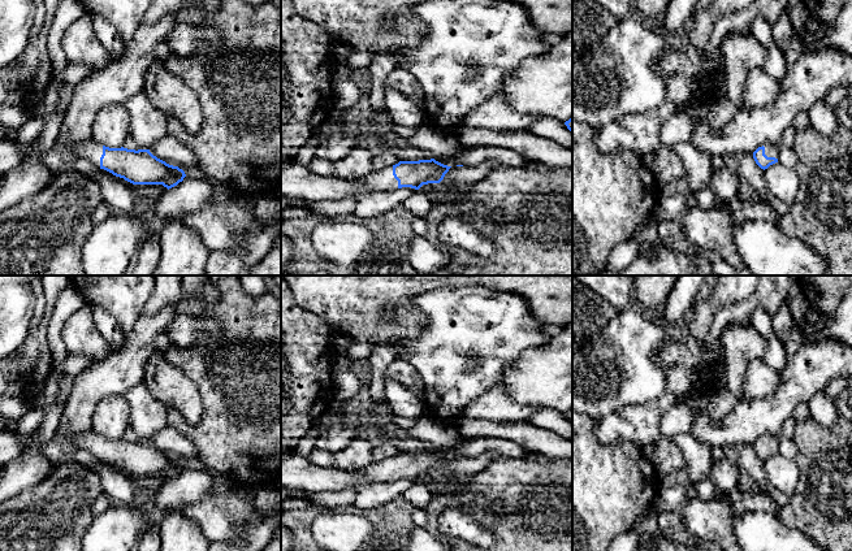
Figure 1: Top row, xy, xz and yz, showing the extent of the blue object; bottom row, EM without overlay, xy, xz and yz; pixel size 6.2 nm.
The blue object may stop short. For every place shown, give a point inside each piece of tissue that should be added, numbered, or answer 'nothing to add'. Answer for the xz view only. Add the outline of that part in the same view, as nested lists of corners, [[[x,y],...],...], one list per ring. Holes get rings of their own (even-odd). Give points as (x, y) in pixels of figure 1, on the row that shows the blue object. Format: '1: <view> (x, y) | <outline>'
1: xz (297, 181) | [[[281,161],[281,196],[310,201],[358,199],[367,192],[390,192],[398,188],[393,166],[372,172],[364,178],[345,181],[334,175],[319,175],[291,161]]]

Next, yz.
1: yz (770, 150) | [[[765,144],[764,147],[765,147],[765,155],[767,157],[778,159],[779,153],[778,153],[778,147],[777,146],[774,146],[774,144]]]

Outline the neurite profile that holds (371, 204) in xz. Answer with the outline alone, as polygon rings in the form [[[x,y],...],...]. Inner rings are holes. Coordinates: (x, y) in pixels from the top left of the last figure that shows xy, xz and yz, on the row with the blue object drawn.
[[[411,187],[397,188],[390,192],[362,194],[355,203],[354,214],[360,218],[376,217],[403,205],[403,201],[418,190]]]

